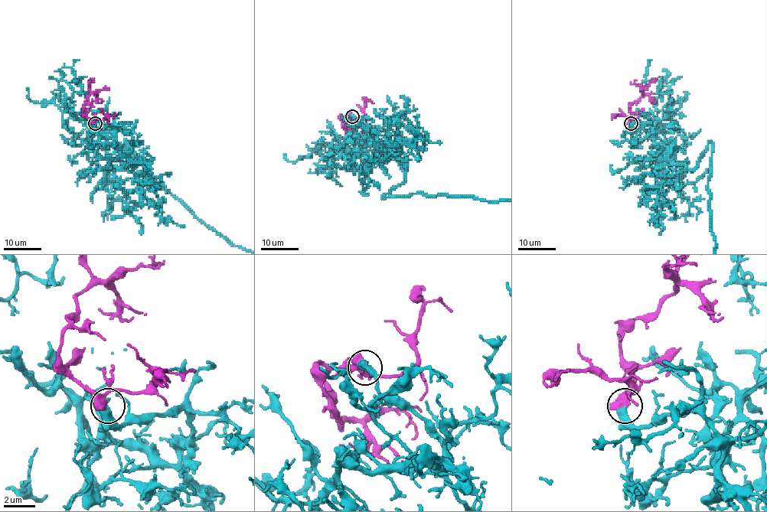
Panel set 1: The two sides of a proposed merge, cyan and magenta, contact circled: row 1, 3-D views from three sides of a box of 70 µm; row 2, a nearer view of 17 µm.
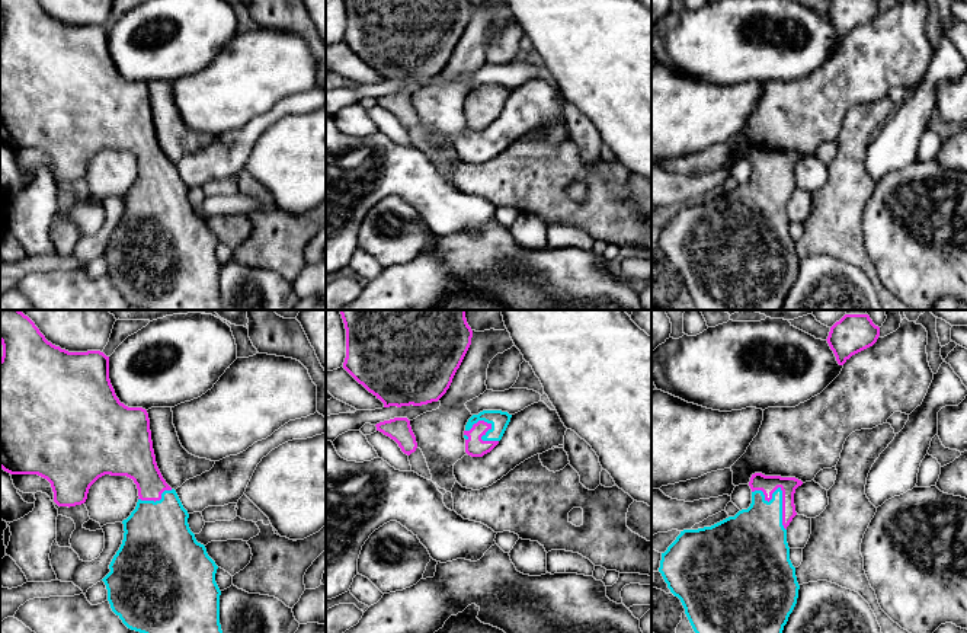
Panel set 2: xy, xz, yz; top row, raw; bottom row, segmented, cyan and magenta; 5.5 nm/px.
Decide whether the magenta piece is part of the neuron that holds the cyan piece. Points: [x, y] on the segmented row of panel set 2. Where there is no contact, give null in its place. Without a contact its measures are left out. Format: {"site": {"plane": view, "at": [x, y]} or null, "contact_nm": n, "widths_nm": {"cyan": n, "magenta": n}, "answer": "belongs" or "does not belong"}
{"site": {"plane": "yz", "at": [781, 494]}, "contact_nm": 300, "widths_nm": {"cyan": 280, "magenta": 100}, "answer": "belongs"}

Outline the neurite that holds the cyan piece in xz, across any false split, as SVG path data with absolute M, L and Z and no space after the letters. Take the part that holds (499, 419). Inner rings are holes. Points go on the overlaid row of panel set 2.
M483 410L473 415L464 431L465 453L471 457L483 457L502 439L512 415L502 410Z

